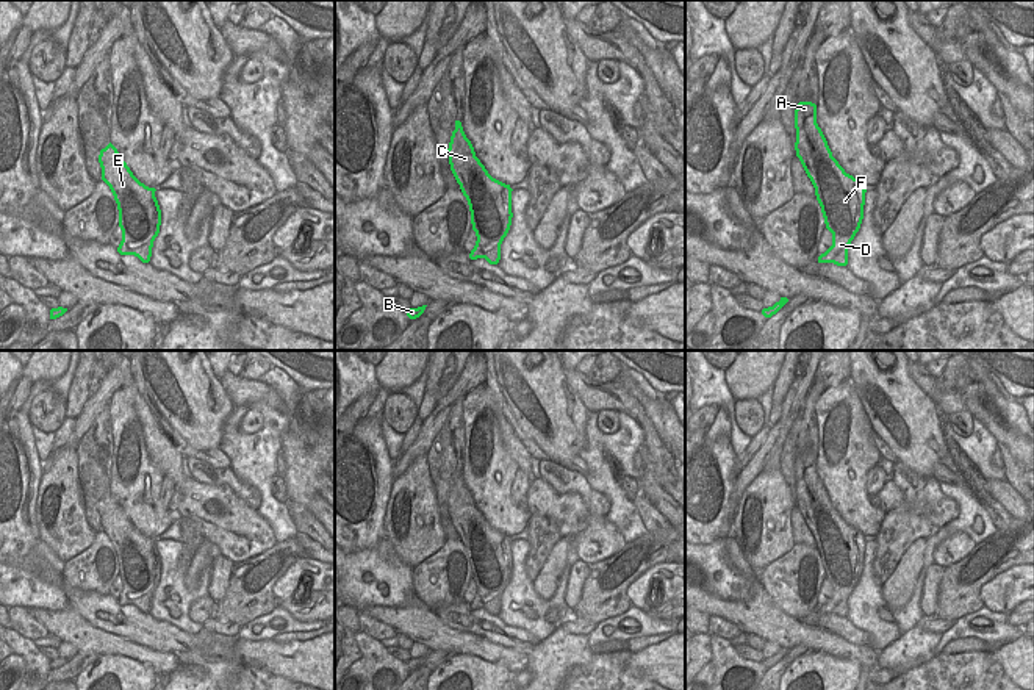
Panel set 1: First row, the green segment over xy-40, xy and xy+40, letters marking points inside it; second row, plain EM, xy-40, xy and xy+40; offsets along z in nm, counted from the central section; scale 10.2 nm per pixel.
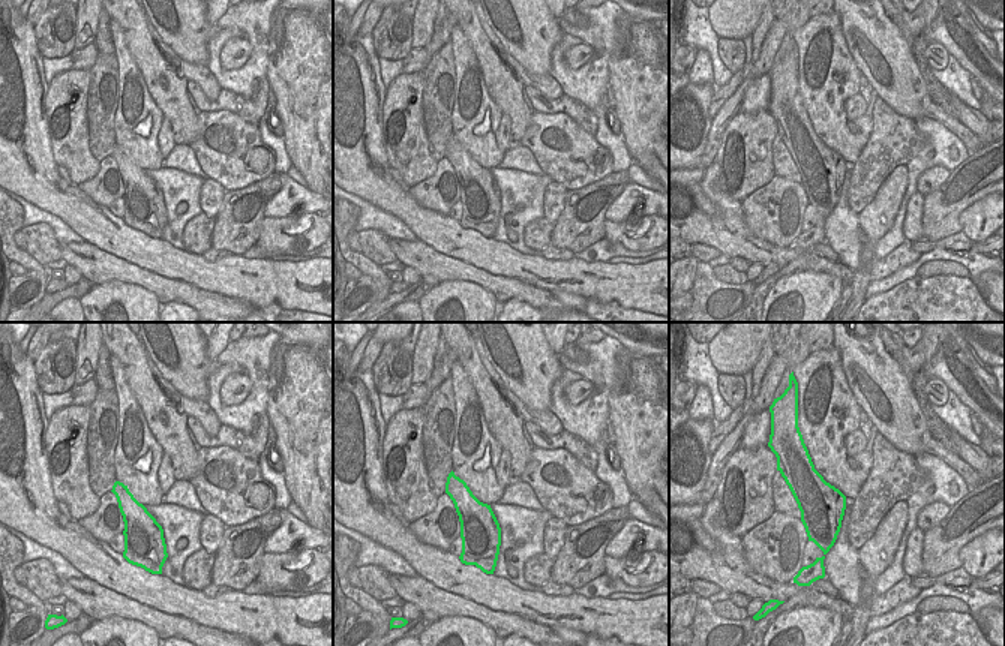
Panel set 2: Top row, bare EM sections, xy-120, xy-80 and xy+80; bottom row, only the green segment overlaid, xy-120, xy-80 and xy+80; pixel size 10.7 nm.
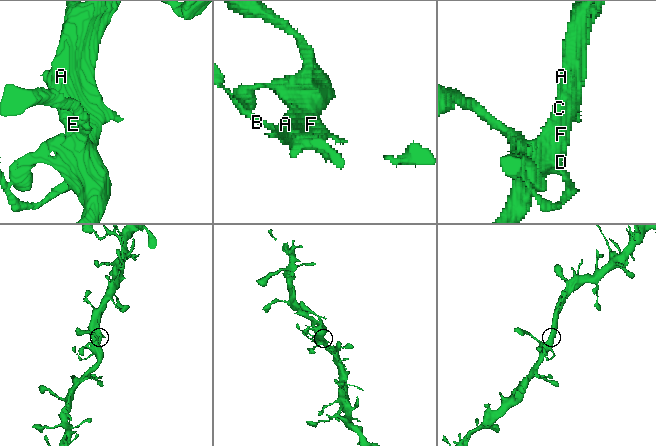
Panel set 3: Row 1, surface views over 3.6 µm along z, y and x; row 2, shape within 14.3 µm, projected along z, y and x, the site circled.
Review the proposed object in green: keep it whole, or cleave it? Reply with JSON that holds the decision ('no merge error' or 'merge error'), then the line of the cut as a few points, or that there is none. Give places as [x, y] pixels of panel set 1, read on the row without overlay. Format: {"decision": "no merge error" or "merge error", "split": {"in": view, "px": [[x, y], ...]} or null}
{"decision": "no merge error", "split": null}

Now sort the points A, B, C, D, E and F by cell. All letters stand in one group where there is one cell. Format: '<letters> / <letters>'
A B C D E F

